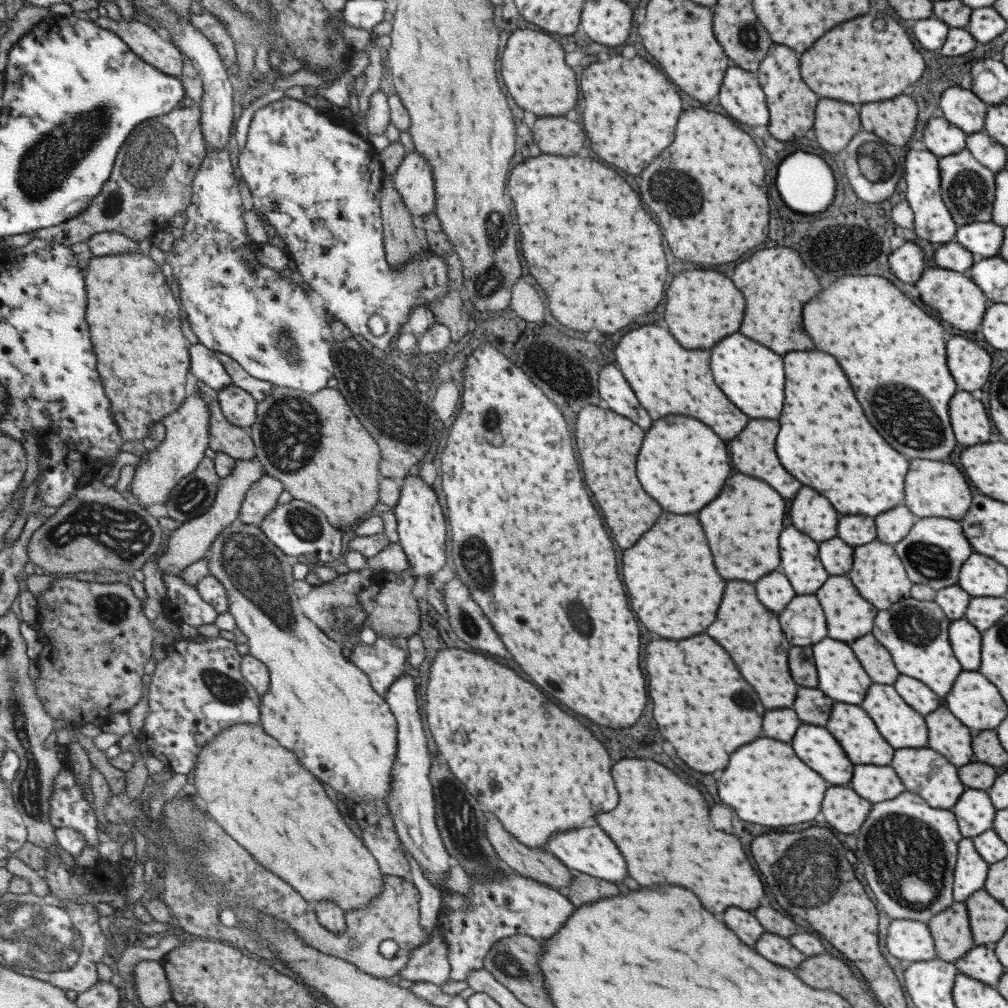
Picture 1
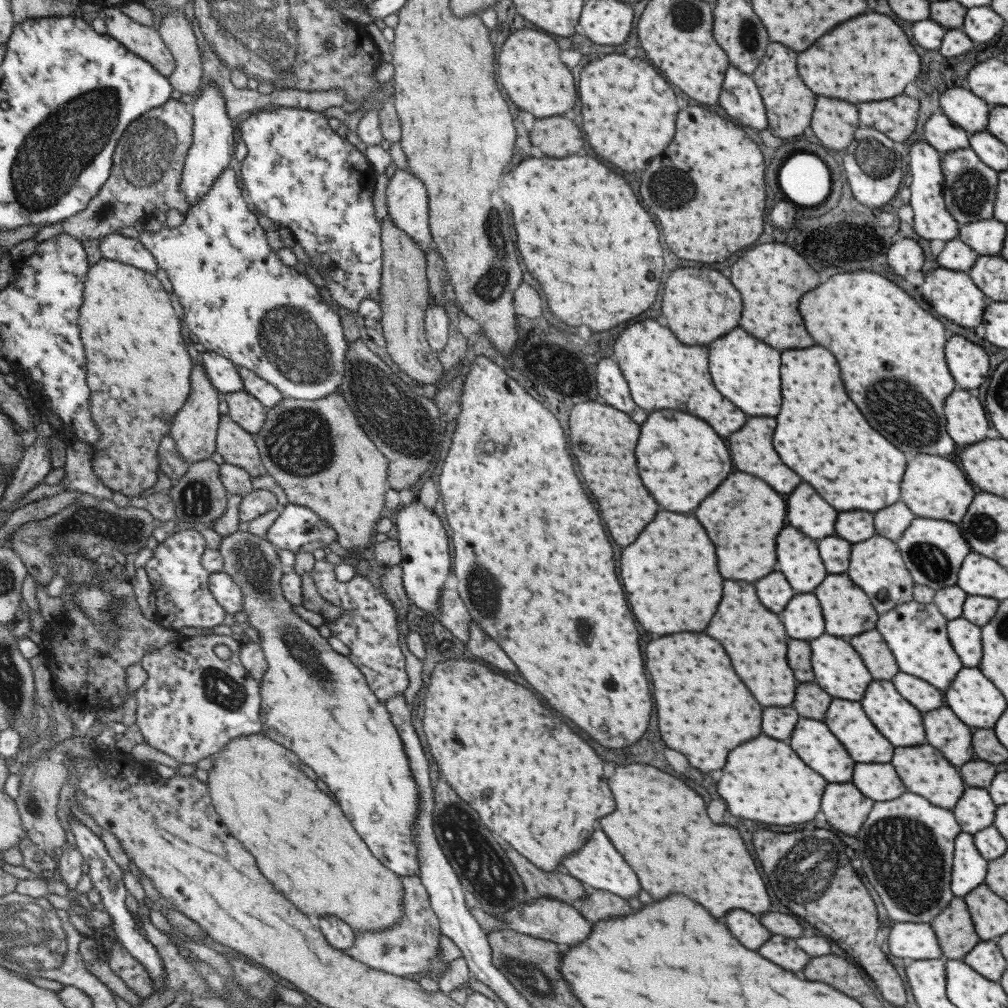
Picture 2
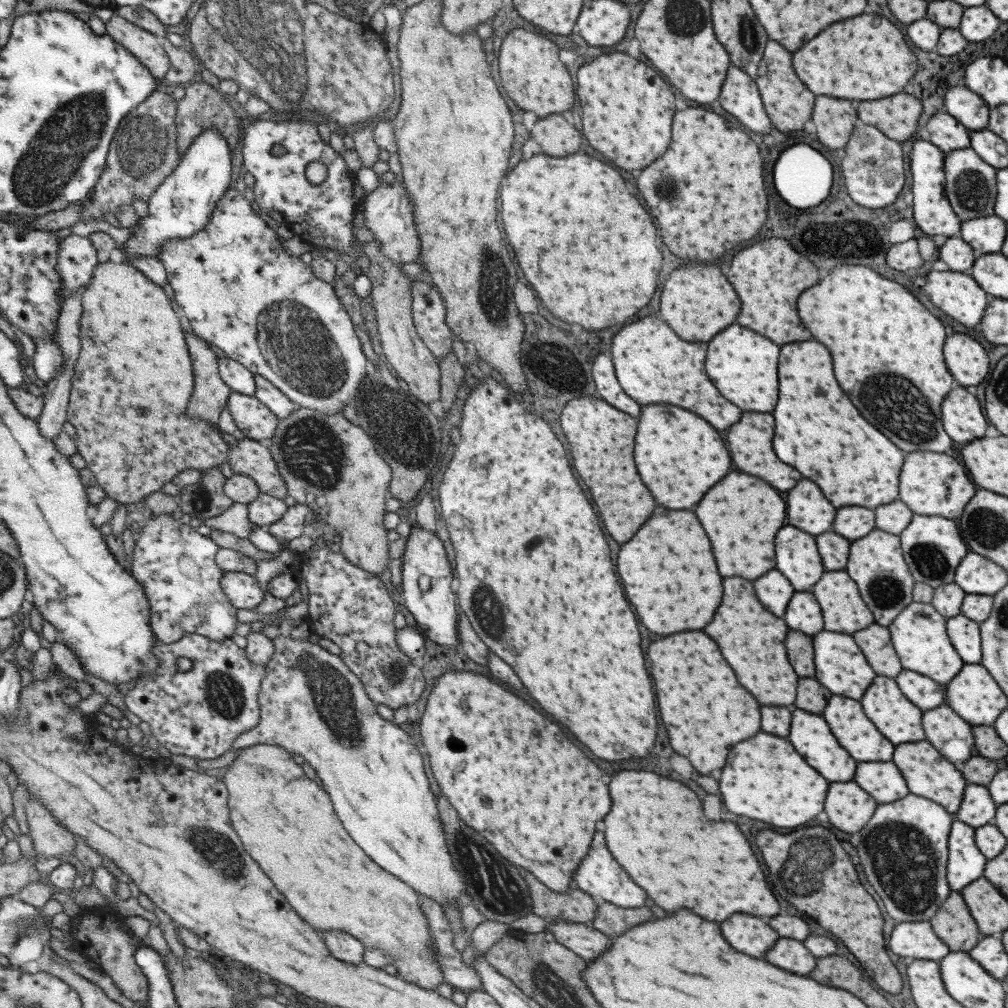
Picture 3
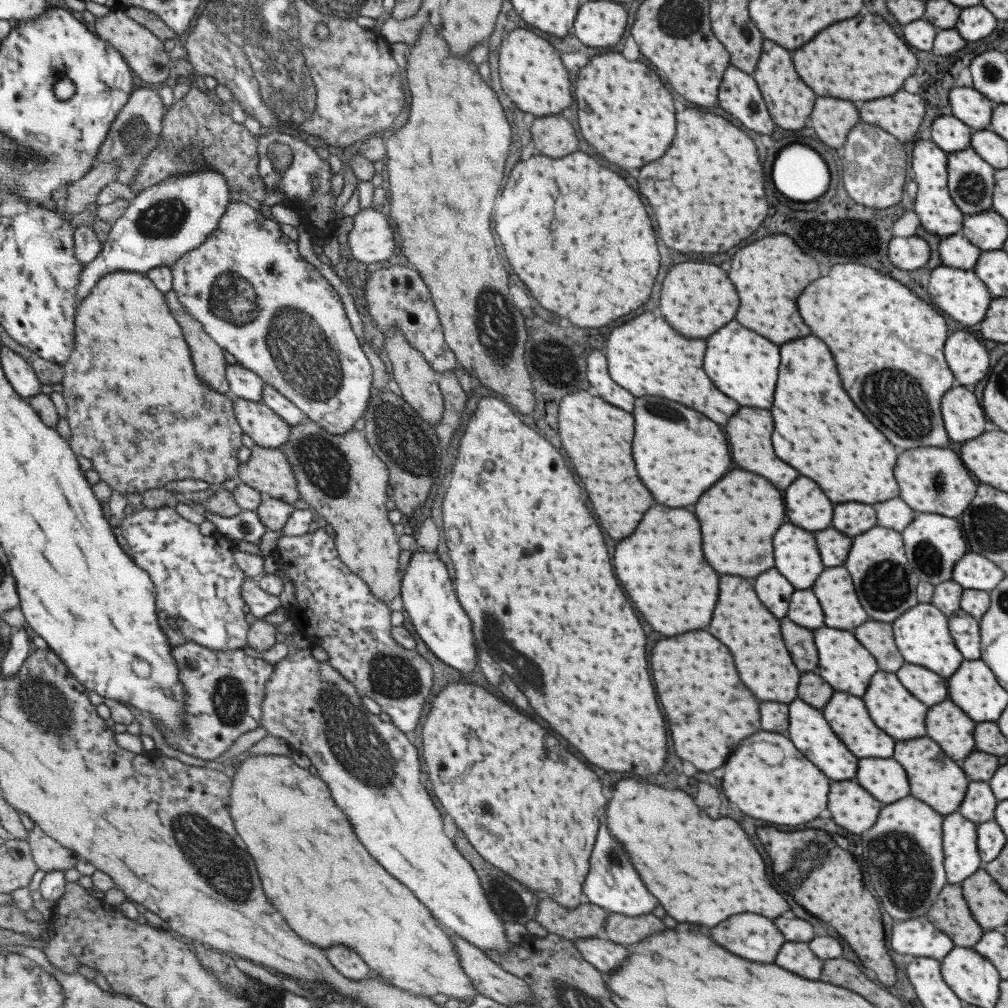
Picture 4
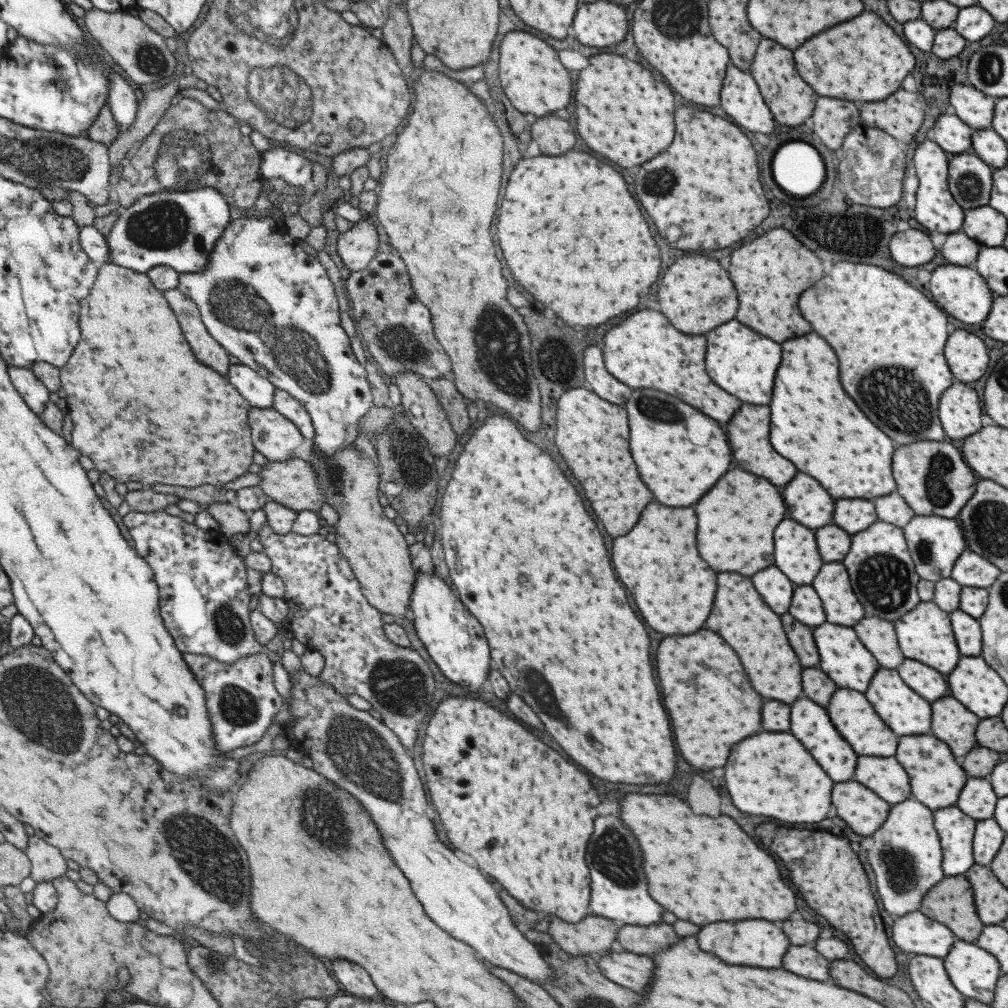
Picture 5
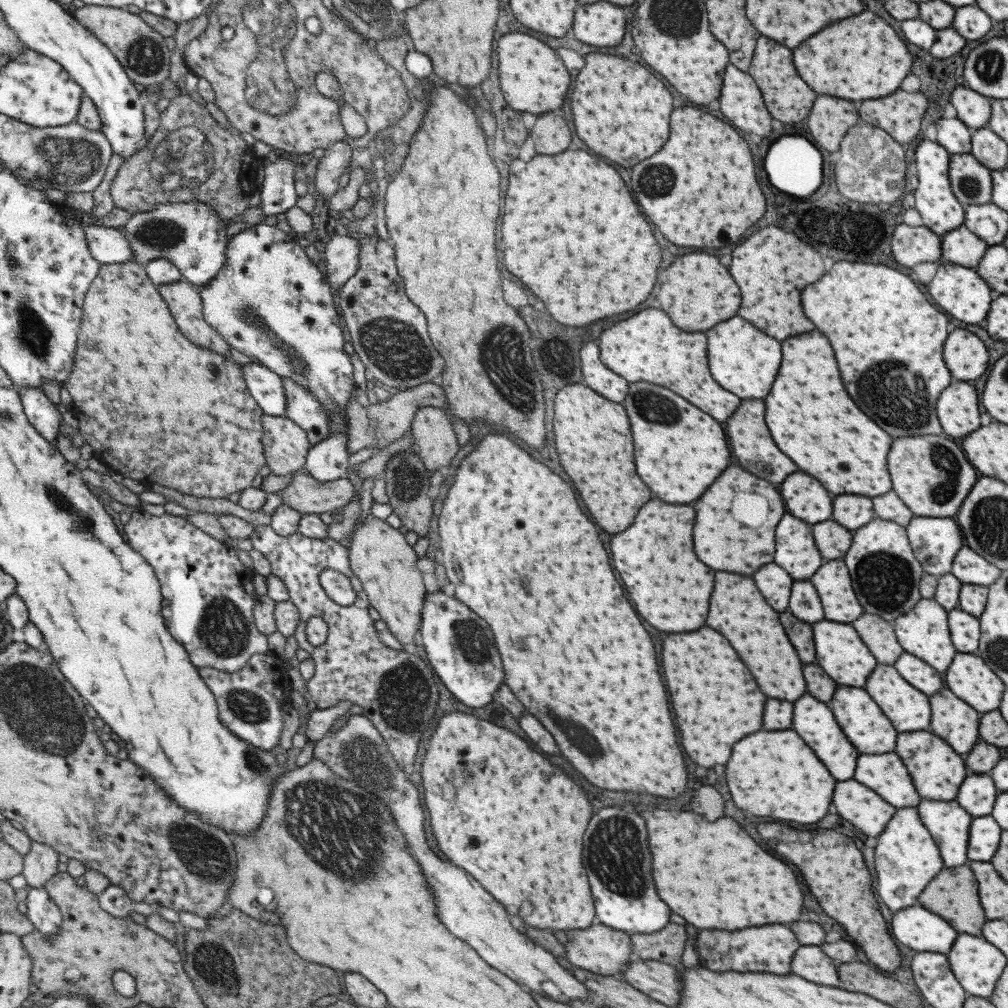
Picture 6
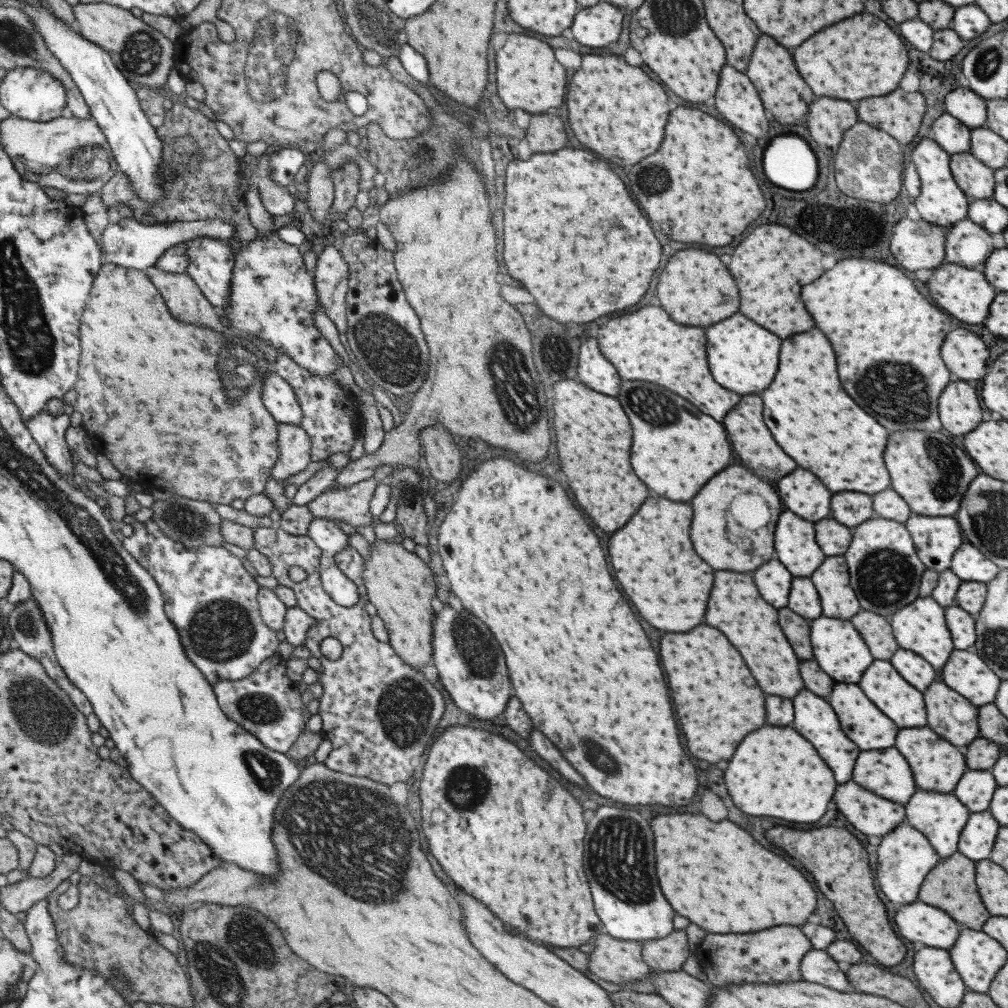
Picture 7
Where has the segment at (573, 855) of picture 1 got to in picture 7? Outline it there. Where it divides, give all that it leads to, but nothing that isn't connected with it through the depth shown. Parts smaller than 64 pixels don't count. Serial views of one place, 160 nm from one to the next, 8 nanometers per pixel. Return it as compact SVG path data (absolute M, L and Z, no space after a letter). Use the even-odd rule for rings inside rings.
M596 808L583 840L583 870L591 888L595 914L604 932L615 940L659 940L671 932L673 910L659 892L653 870L653 834L633 810Z

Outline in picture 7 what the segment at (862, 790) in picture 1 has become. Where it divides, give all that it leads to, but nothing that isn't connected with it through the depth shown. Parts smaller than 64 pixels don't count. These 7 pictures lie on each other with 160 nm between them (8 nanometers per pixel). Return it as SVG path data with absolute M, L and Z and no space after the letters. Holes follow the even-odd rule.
M895 748L859 752L851 780L897 804L905 804L915 792L911 770Z

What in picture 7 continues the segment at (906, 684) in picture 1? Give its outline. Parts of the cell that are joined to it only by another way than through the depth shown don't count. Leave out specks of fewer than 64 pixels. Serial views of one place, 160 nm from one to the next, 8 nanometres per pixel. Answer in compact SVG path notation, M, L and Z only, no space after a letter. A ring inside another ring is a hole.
M898 648L891 656L891 666L921 693L935 680L935 669L911 650Z

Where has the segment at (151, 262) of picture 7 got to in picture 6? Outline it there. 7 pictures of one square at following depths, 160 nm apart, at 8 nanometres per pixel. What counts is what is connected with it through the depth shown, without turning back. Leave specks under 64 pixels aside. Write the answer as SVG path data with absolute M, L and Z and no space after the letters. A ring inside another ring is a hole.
M275 153L265 159L266 179L258 187L261 192L259 207L250 209L239 219L243 222L259 224L263 216L271 214L285 214L291 210L299 196L295 192L295 167L296 164L286 154ZM91 224L86 227L86 237L91 253L102 265L136 262L122 227L109 228Z

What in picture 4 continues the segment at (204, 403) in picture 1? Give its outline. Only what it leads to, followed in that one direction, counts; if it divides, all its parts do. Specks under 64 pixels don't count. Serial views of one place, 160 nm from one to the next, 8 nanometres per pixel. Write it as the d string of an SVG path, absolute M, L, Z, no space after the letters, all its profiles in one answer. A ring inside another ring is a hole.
M170 290L166 297L171 310L179 318L179 324L183 324L183 332L187 336L187 342L191 344L195 366L199 368L199 376L203 376L203 382L209 384L217 393L231 394L224 348L211 338L203 324L186 311L185 305L178 299L178 293Z

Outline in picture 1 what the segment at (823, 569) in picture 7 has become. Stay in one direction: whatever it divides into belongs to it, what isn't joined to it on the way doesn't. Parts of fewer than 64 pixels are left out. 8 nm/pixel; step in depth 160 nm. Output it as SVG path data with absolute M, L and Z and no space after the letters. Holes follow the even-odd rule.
M829 576L825 584L815 592L823 614L827 622L827 638L849 642L855 640L863 634L867 634L873 628L873 618L875 618L876 608L868 600L863 600L851 582L845 576Z

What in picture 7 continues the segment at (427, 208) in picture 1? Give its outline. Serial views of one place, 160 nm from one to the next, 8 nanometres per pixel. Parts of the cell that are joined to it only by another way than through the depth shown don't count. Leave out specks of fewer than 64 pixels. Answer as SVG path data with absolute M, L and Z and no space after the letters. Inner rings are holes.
M328 246L317 256L313 272L323 312L335 324L338 332L348 329L347 303L350 287L350 266L337 246Z

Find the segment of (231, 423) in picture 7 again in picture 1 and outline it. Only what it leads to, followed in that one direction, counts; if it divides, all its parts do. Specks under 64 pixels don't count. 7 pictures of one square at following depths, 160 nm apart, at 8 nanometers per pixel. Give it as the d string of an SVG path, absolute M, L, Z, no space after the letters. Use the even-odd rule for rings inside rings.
M148 250L143 254L117 254L107 255L104 257L93 257L90 265L85 269L86 291L88 292L89 310L87 310L86 319L91 324L91 336L95 340L95 350L99 352L99 372L103 376L102 381L106 388L107 396L112 402L112 413L117 424L120 426L124 441L126 440L143 440L153 431L155 423L163 422L167 415L178 411L182 404L188 399L187 396L187 376L191 370L190 346L187 346L187 338L181 328L181 306L177 306L177 298L173 296L167 278L163 274L161 265L149 254Z

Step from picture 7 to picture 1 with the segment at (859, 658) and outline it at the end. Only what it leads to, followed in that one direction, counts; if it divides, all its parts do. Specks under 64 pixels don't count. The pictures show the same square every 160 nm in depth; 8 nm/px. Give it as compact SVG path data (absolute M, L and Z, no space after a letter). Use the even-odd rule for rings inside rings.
M823 638L813 646L811 654L817 666L817 688L837 702L861 704L871 682L851 648L839 640Z

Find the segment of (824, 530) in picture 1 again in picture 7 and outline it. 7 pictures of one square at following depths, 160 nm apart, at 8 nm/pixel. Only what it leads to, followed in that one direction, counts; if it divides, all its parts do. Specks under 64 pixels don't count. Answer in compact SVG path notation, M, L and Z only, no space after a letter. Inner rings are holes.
M795 468L777 482L777 496L787 510L807 522L817 522L829 514L827 488L803 468Z

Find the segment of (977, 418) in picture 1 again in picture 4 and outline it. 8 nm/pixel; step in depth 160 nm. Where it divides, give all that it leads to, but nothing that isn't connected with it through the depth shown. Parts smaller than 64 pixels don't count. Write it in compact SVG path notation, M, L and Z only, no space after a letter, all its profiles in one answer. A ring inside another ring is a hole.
M963 386L951 388L943 394L941 416L945 432L953 442L965 442L983 432L983 410L977 398Z

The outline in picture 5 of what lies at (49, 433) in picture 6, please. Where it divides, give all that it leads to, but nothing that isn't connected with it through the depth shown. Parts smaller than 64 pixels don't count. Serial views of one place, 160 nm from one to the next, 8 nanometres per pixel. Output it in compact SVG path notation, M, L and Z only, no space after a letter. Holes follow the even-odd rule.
M9 366L9 373L15 388L22 393L26 403L30 405L33 412L41 416L51 398L51 391L47 385L37 378L32 368Z

